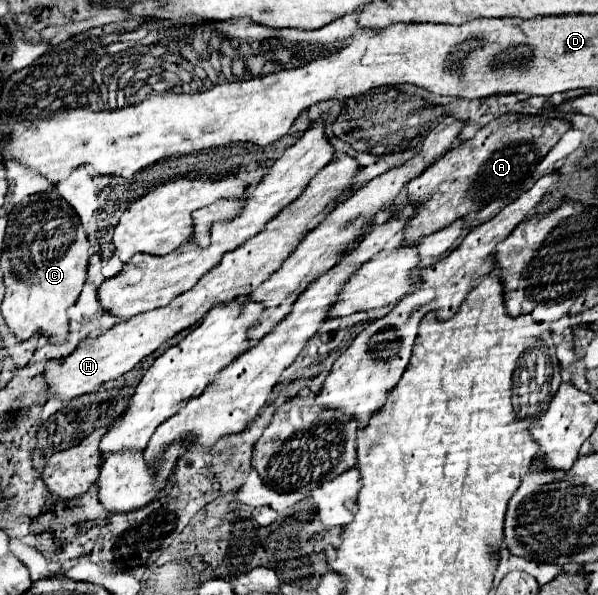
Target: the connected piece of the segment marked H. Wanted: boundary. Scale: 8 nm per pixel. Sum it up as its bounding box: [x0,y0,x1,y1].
[42,153,362,405]

